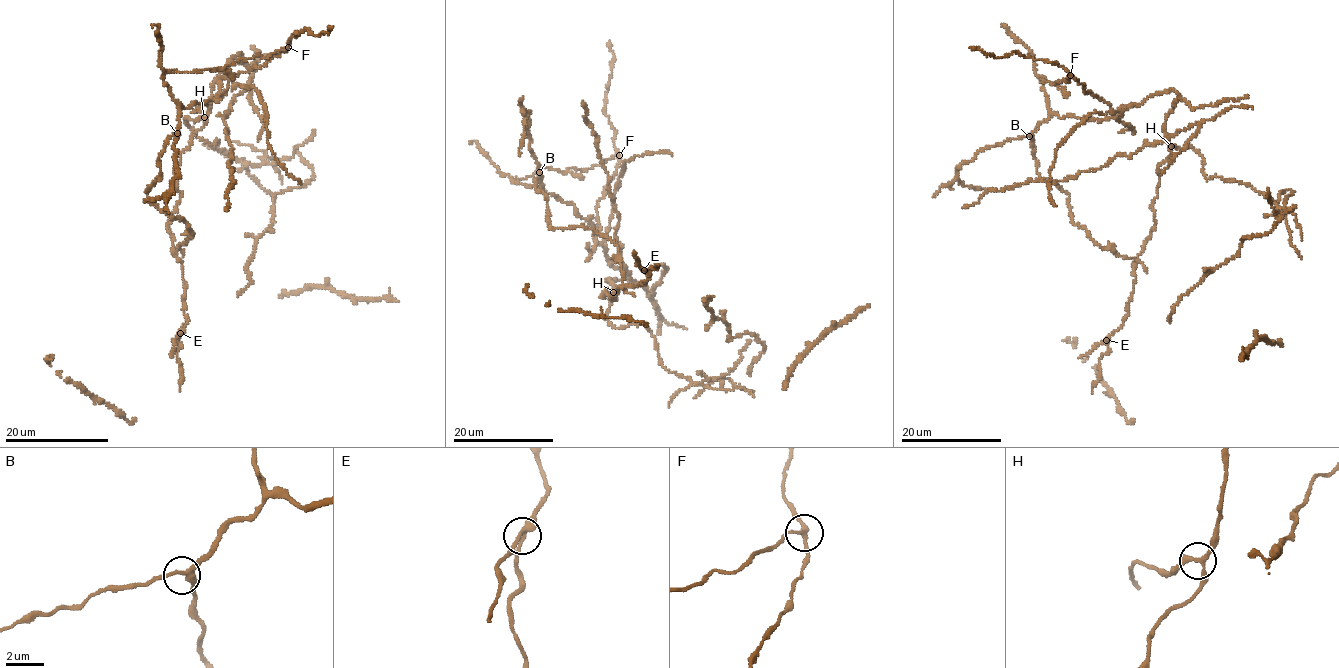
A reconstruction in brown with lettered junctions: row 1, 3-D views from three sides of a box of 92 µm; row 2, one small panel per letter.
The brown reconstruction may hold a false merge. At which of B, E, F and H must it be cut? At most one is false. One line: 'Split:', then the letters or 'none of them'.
Split: F

